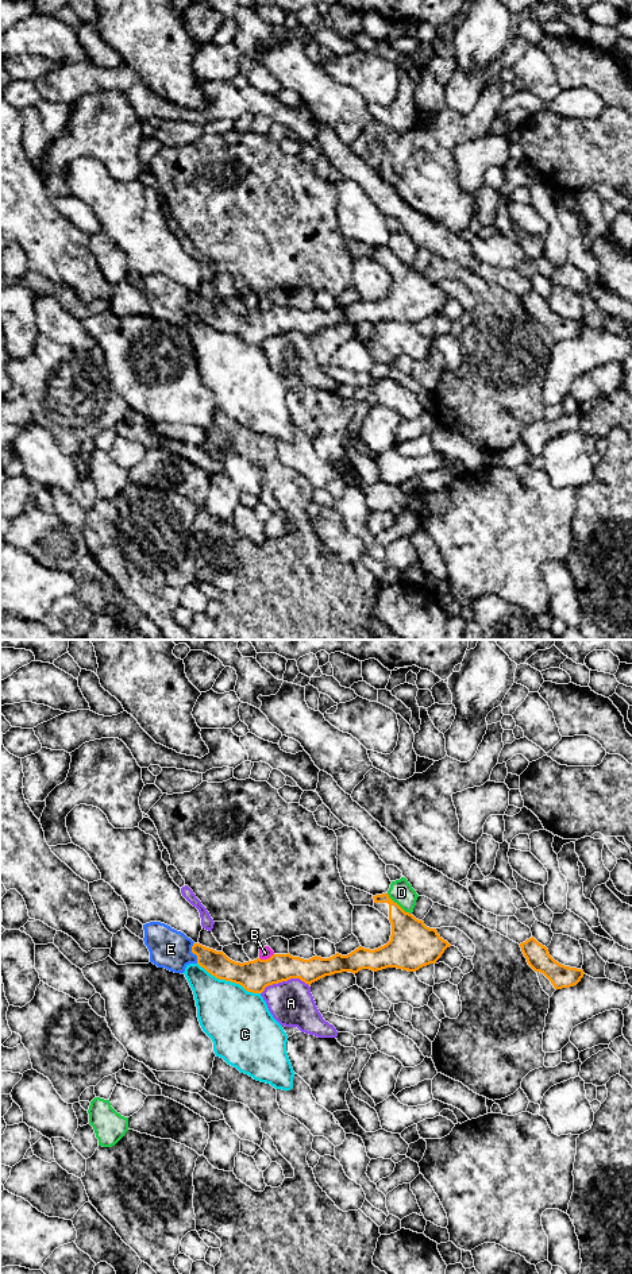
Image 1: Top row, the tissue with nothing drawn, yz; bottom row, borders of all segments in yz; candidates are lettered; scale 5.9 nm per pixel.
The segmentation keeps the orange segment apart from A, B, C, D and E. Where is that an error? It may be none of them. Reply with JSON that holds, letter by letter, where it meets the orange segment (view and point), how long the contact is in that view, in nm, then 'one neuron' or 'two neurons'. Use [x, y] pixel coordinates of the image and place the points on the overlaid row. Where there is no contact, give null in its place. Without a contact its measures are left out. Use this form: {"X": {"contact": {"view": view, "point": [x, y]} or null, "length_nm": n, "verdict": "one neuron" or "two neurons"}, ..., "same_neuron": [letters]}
{"A": {"contact": {"view": "yz", "point": [284, 980]}, "length_nm": 300, "verdict": "two neurons"}, "B": {"contact": {"view": "yz", "point": [268, 958]}, "length_nm": 90, "verdict": "two neurons"}, "C": {"contact": {"view": "yz", "point": [228, 980]}, "length_nm": 420, "verdict": "two neurons"}, "D": {"contact": {"view": "yz", "point": [397, 904]}, "length_nm": 200, "verdict": "two neurons"}, "E": {"contact": {"view": "yz", "point": [193, 953]}, "length_nm": 130, "verdict": "one neuron"}, "same_neuron": ["E"]}

